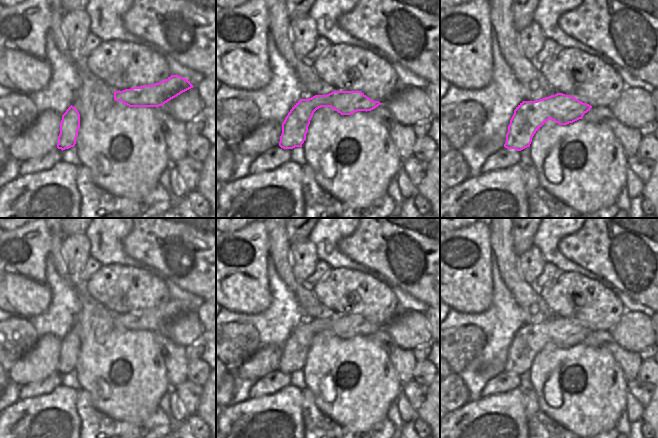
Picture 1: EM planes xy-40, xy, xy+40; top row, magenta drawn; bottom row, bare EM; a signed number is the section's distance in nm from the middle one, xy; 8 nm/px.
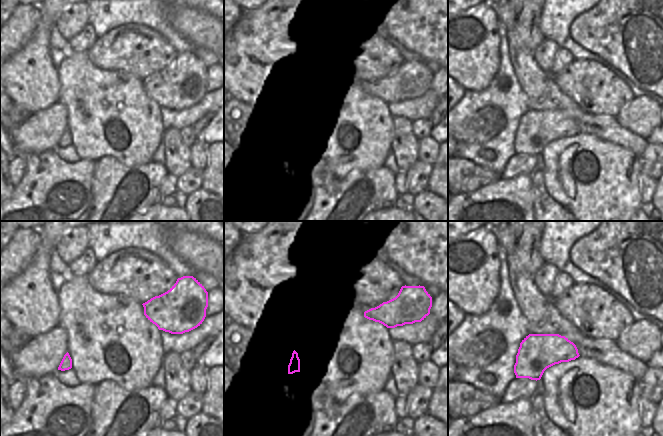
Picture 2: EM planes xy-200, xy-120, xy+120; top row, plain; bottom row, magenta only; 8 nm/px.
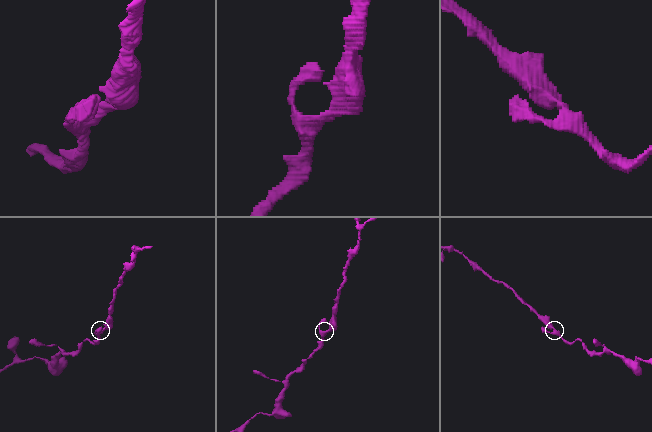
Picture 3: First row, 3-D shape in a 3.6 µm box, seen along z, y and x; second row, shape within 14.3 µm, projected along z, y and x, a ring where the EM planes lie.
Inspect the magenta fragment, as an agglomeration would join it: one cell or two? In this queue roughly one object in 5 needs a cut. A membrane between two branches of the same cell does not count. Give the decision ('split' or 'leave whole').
leave whole

